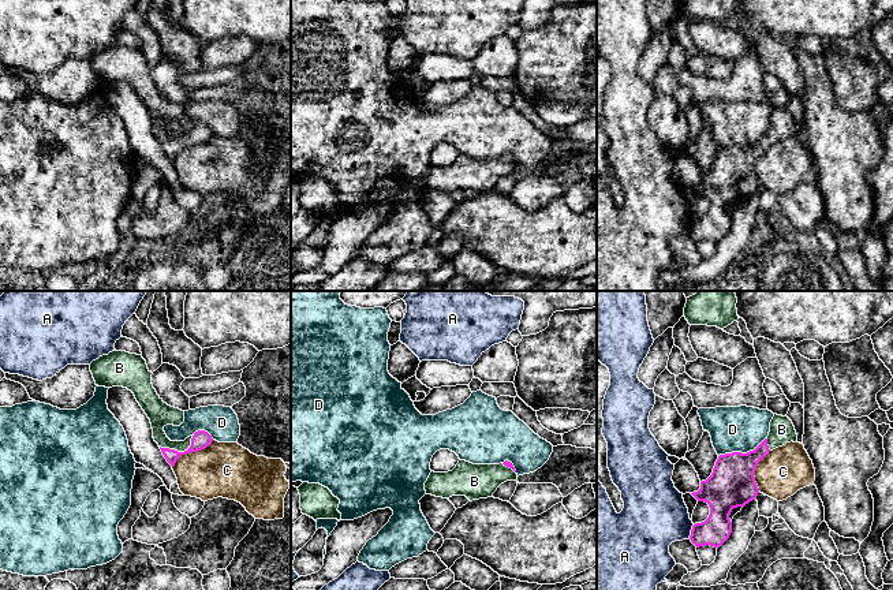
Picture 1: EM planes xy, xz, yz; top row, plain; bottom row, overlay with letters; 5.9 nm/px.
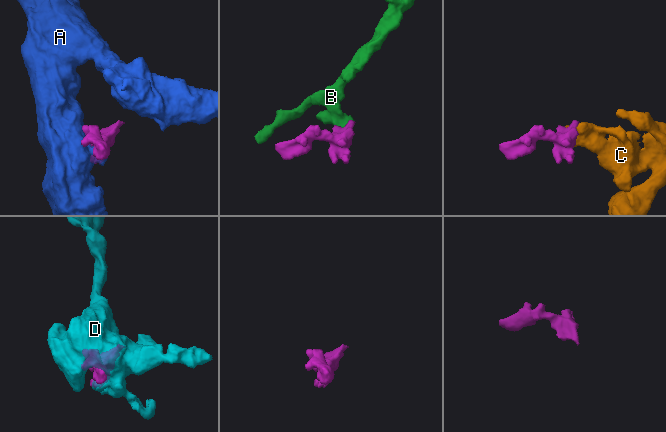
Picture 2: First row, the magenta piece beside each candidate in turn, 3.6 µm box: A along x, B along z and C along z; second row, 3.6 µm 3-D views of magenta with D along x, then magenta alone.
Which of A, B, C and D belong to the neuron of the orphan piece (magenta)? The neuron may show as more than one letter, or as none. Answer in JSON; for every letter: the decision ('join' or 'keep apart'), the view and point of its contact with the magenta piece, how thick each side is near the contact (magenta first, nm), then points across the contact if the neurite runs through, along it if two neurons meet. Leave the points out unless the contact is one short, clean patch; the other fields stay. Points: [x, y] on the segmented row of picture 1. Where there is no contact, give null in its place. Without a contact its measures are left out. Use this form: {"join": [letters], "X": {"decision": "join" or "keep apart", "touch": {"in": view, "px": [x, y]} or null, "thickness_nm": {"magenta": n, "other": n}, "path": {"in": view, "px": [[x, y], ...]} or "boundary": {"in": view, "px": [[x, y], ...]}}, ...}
{"join": ["B"], "A": {"decision": "keep apart", "touch": {"in": "yz", "px": [691, 531]}, "thickness_nm": {"magenta": 170, "other": 380}}, "B": {"decision": "join", "touch": {"in": "xy", "px": [180, 452]}, "thickness_nm": {"magenta": 110, "other": 140}, "path": {"in": "xy", "px": [[201, 439], [180, 452], [160, 437], [160, 415]]}}, "C": {"decision": "keep apart", "touch": {"in": "xy", "px": [191, 451]}, "thickness_nm": {"magenta": 110, "other": 320}, "boundary": {"in": "xy", "px": [[213, 440], [204, 448], [183, 454], [172, 467]]}}, "D": {"decision": "keep apart", "touch": {"in": "yz", "px": [740, 452]}, "thickness_nm": {"magenta": 280, "other": 280}}}

